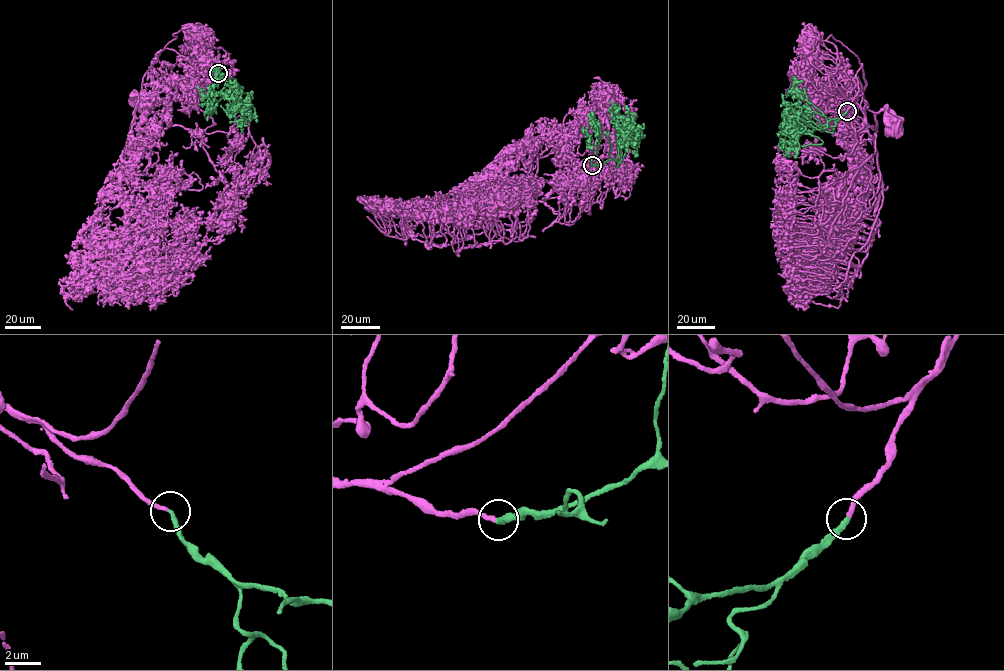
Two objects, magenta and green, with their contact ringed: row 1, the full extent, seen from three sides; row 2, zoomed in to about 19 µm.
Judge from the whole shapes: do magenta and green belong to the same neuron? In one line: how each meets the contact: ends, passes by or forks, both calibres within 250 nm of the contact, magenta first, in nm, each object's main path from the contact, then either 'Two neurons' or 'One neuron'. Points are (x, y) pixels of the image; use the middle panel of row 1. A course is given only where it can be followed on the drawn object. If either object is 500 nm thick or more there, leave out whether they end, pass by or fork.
At the ring magenta ends. At the ring green ends. Thickness 240 nm (magenta) against 280 nm. Course of magenta: (592, 165), (569, 160), (557, 145), (537, 141), (503, 154), (484, 191). Course of green: (592, 166), (619, 162), (632, 135), (636, 148), (636, 140). One neuron

